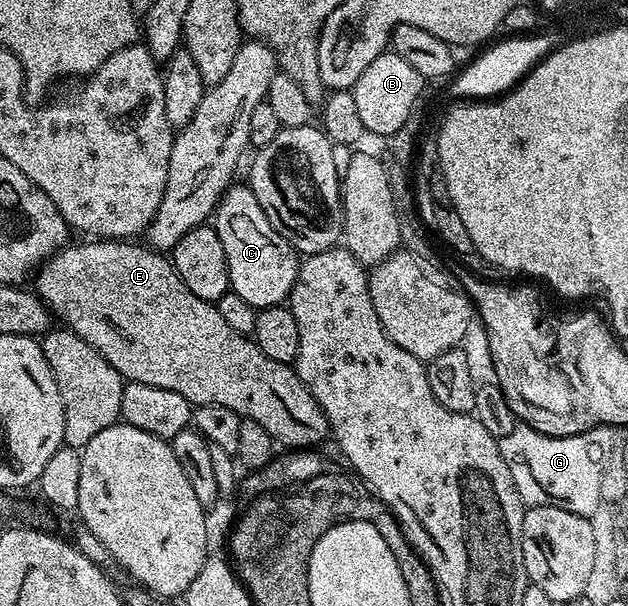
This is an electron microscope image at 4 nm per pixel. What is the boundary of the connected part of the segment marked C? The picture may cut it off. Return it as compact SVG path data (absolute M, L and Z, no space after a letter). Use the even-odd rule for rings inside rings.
M250 185L228 187L213 212L213 226L225 249L230 290L257 309L286 304L297 281L301 259L289 241L271 228Z

